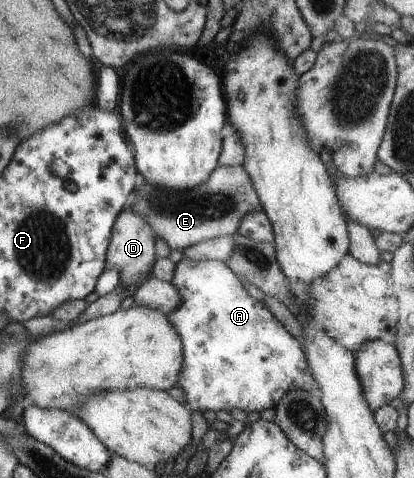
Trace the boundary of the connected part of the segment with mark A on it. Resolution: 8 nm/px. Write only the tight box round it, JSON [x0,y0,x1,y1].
[167,258,318,417]

